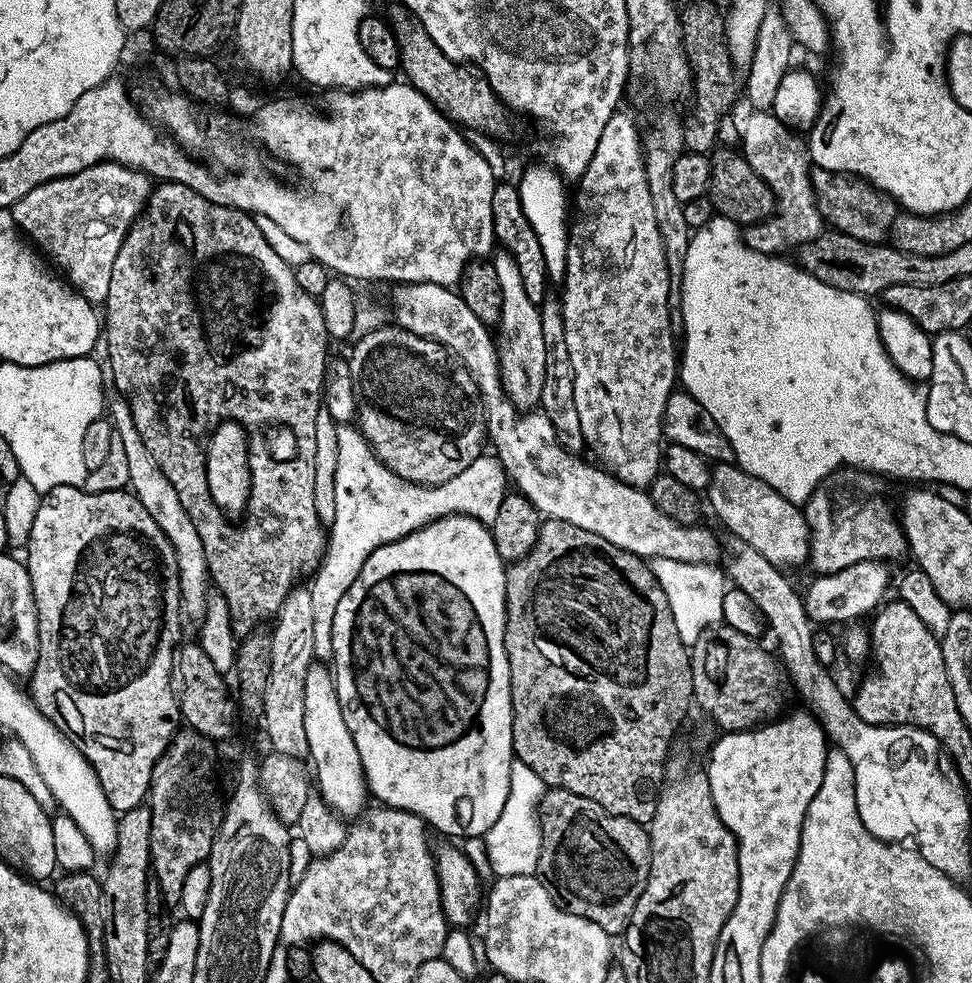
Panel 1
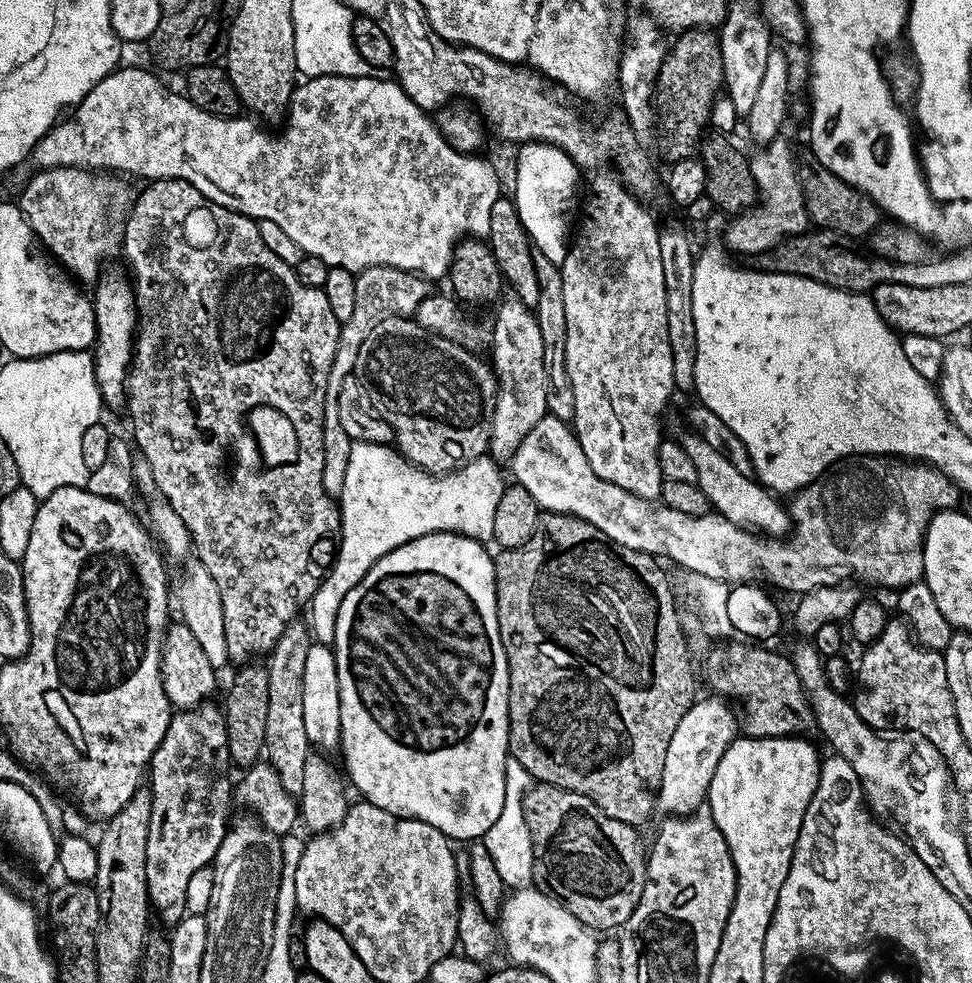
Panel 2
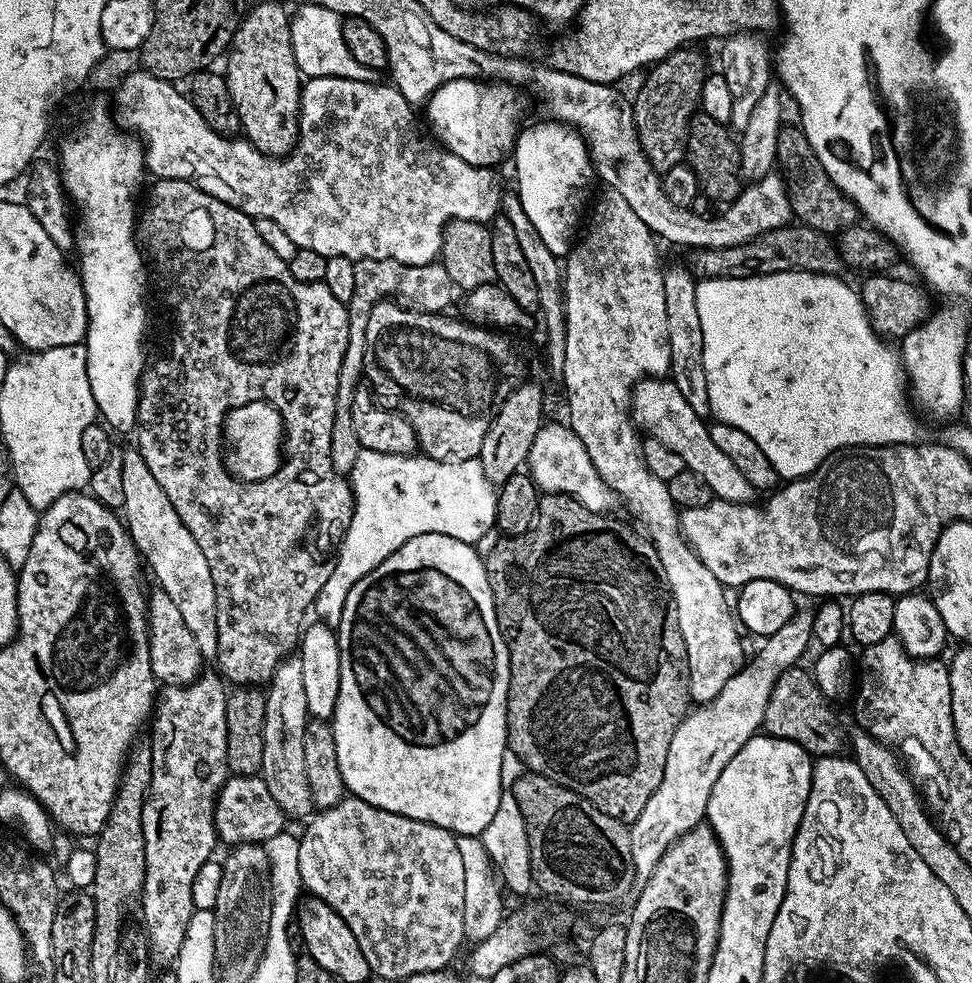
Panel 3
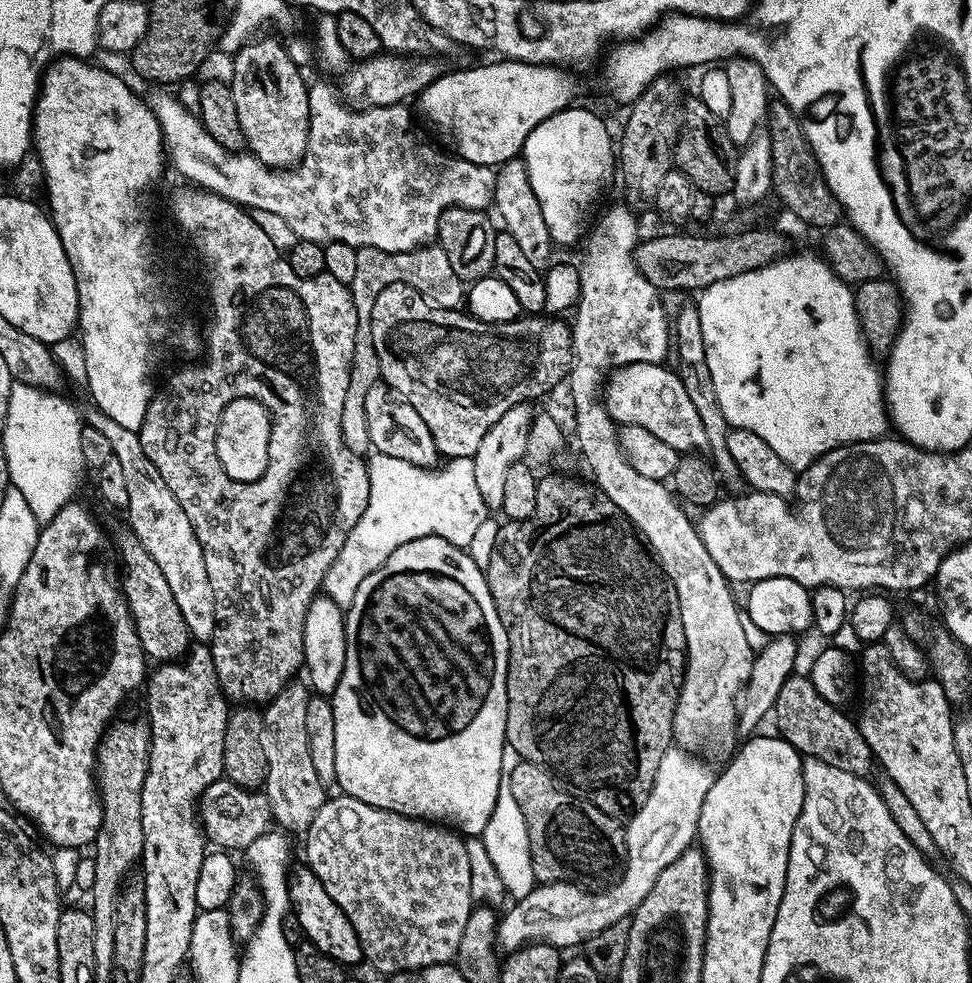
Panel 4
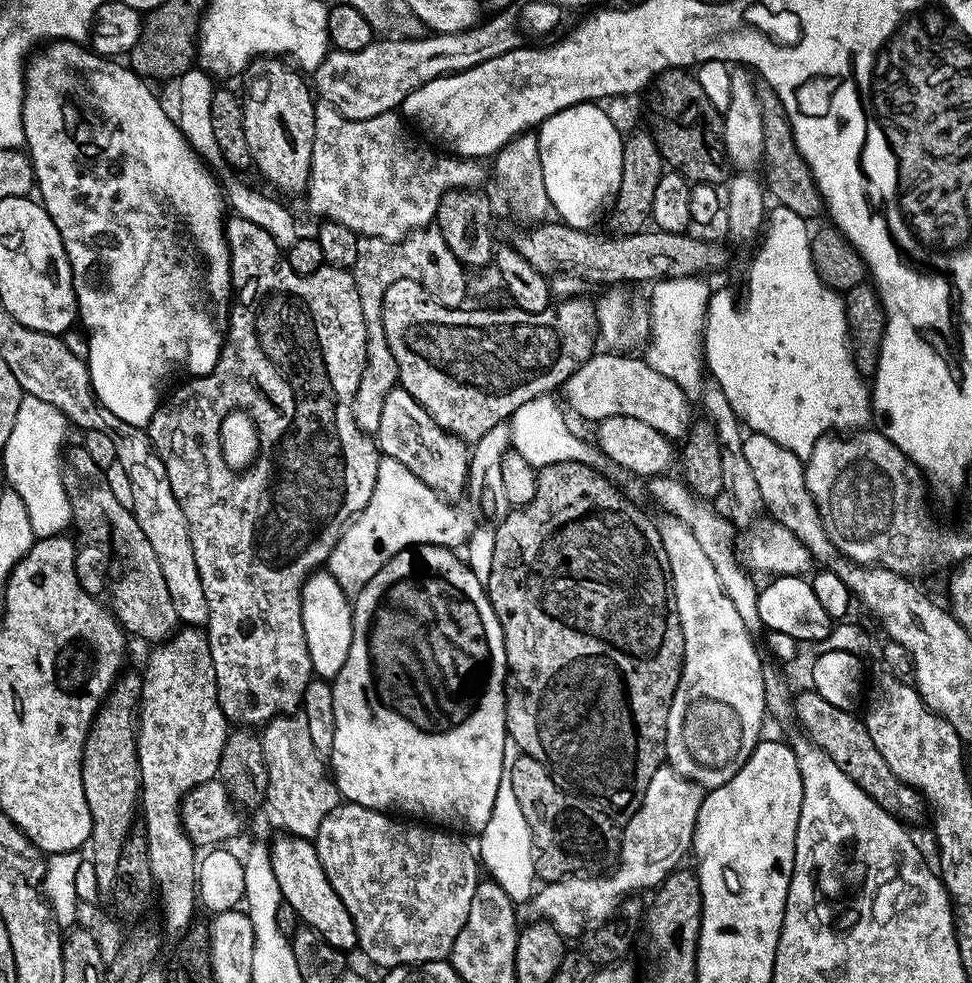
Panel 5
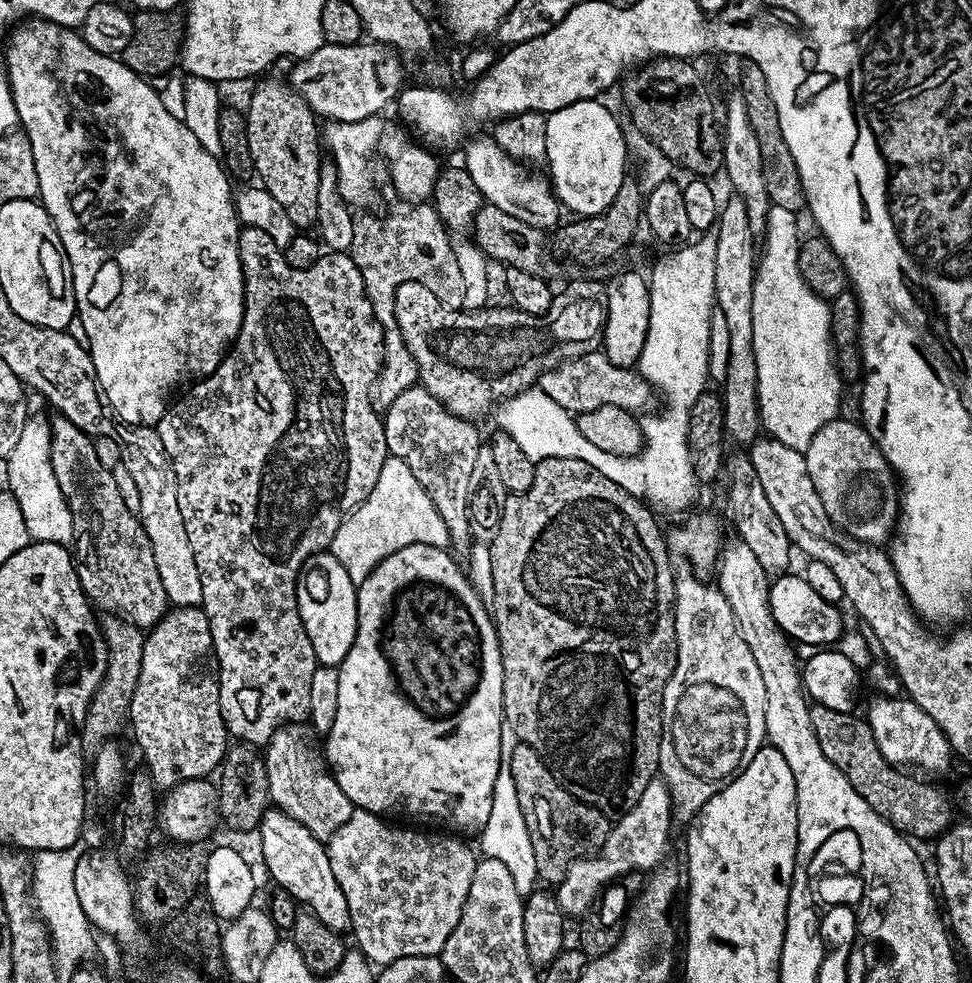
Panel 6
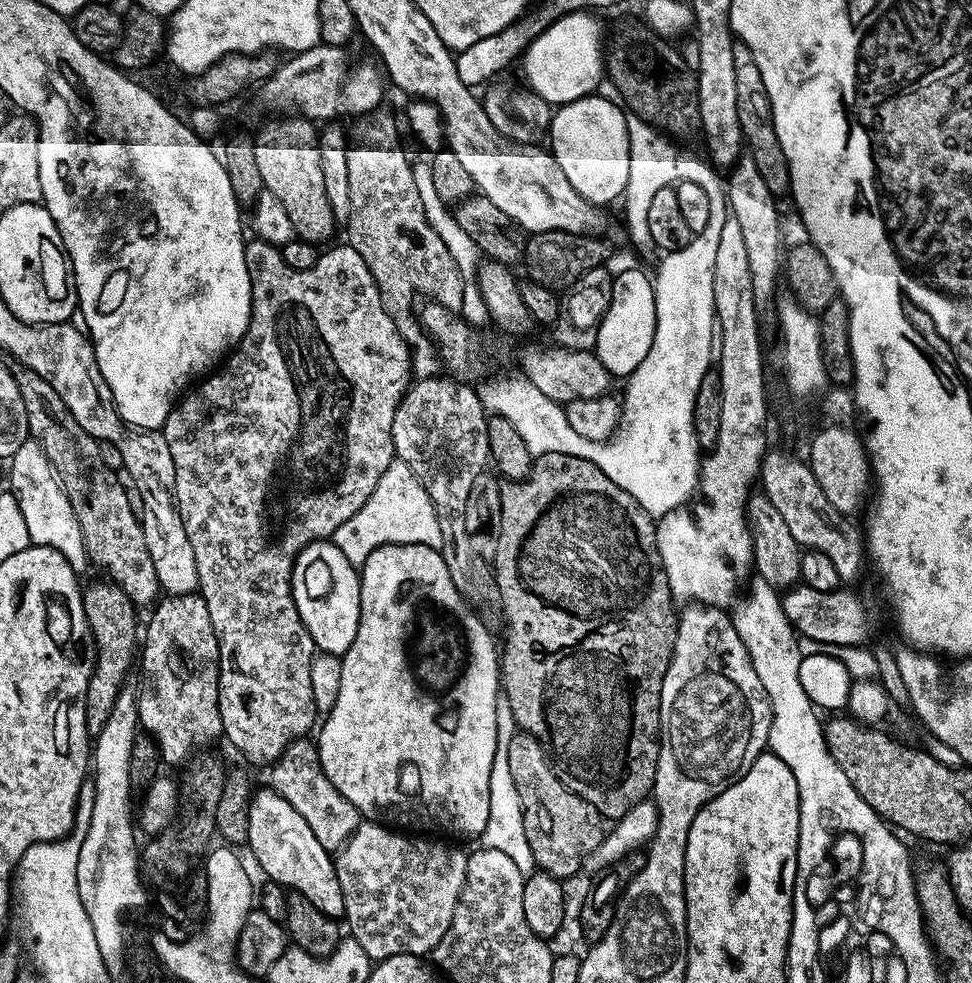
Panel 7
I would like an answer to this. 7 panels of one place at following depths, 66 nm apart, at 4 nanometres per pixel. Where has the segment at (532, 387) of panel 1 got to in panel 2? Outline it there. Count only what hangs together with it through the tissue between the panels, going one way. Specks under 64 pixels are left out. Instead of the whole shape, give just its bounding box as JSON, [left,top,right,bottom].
[488,300,549,464]

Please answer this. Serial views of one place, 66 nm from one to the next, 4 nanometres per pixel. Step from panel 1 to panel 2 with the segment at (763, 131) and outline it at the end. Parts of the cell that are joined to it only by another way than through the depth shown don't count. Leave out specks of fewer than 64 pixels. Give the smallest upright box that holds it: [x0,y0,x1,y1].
[723,138,810,258]

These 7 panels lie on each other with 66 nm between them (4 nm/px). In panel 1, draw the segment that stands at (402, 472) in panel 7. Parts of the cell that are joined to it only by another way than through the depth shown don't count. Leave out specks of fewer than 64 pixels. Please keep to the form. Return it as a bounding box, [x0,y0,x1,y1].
[310,423,510,662]

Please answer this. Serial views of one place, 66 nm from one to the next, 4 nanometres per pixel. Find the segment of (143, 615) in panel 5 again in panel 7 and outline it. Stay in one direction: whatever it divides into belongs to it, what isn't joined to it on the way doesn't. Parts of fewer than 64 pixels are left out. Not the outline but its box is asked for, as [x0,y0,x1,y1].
[15,366,162,605]

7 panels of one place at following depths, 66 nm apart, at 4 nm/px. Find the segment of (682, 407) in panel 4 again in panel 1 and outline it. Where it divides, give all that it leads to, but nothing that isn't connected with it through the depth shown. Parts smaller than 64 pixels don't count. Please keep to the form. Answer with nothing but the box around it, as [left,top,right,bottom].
[706,462,810,570]

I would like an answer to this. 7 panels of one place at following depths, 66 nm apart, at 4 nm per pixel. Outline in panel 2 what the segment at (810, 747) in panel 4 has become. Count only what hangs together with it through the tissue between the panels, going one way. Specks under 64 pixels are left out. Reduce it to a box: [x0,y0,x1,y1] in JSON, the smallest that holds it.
[708,642,816,738]

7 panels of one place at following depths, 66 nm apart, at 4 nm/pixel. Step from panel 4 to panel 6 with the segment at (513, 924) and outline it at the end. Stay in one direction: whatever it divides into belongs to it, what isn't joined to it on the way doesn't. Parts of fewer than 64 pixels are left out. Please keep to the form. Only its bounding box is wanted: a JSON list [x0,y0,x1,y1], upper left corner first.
[554,778,672,917]

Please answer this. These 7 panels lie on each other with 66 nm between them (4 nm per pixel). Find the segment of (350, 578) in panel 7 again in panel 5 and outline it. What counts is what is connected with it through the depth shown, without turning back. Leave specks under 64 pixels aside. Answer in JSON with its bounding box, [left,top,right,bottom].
[300,570,352,681]

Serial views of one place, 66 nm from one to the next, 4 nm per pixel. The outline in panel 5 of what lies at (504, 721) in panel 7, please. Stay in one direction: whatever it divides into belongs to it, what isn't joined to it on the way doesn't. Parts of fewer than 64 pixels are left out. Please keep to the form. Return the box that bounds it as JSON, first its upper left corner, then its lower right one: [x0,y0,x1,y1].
[478,778,538,905]

